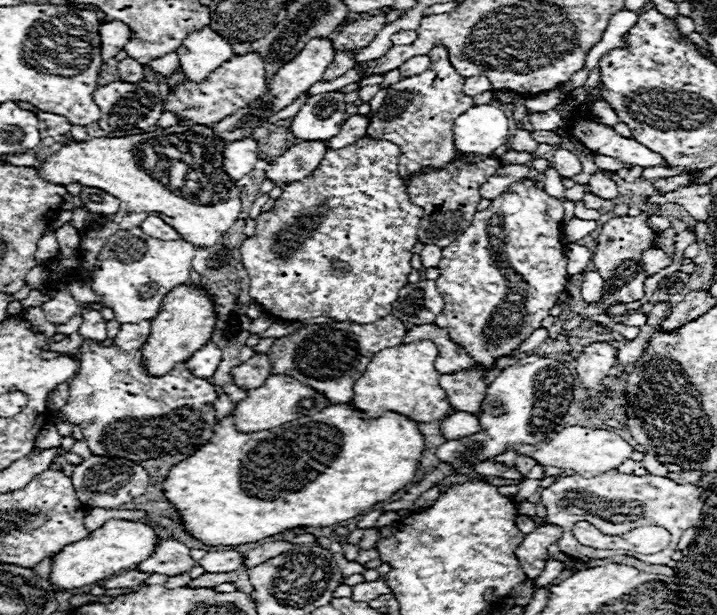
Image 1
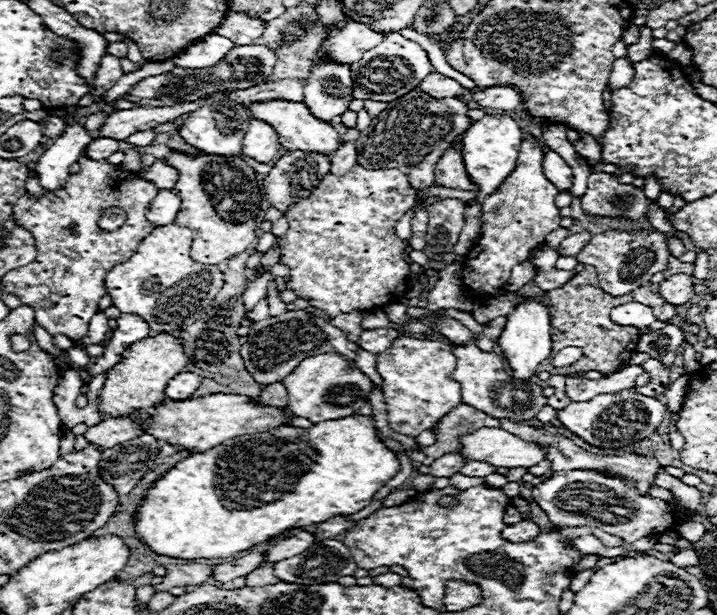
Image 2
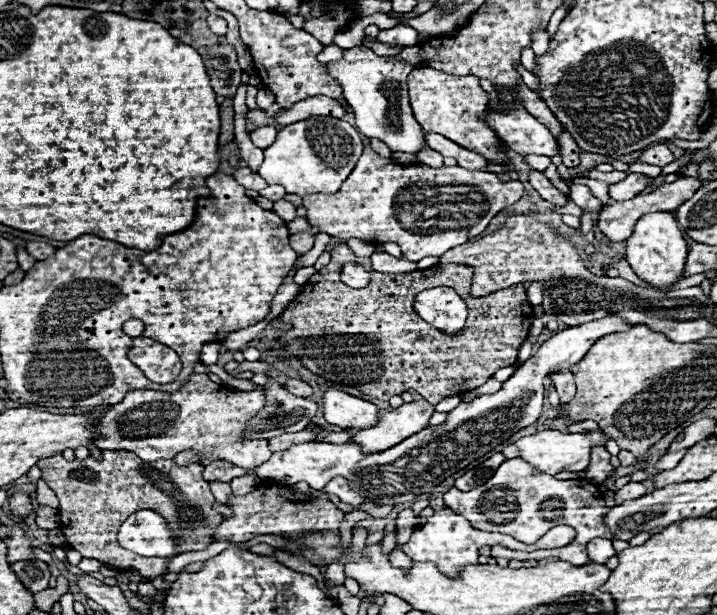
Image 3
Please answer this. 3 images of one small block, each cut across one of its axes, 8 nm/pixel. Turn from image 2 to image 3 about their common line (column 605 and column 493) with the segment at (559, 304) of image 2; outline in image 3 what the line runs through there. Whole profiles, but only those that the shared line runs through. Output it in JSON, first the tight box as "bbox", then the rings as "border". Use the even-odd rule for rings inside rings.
{"bbox":[278,244,534,404],"border":[[[346,244],[334,246],[330,254],[332,254],[332,262],[326,268],[318,270],[302,286],[302,292],[288,304],[288,308],[280,316],[280,320],[288,324],[290,330],[282,332],[278,336],[278,342],[284,346],[288,354],[304,360],[302,362],[304,368],[308,368],[312,374],[322,376],[324,380],[330,380],[332,384],[338,386],[360,386],[356,390],[362,390],[366,396],[378,400],[390,400],[392,396],[400,396],[402,392],[416,390],[430,404],[438,404],[446,396],[456,396],[482,386],[488,378],[492,378],[492,374],[498,368],[516,364],[518,348],[528,338],[528,330],[532,326],[532,316],[534,316],[532,306],[526,300],[524,284],[516,284],[492,292],[488,296],[474,298],[470,296],[474,268],[466,268],[460,264],[436,264],[428,270],[416,270],[408,274],[384,274],[384,272],[374,272],[370,266],[370,258],[354,256],[354,252]],[[348,262],[356,262],[372,274],[372,280],[368,282],[366,288],[350,288],[340,280],[342,266]],[[436,286],[454,288],[468,304],[466,328],[462,328],[462,332],[458,332],[456,336],[446,336],[444,332],[438,332],[430,324],[422,322],[420,316],[414,312],[414,304],[412,304],[414,296],[426,288],[436,288]],[[344,334],[356,334],[368,338],[326,338],[326,336],[344,336]]]}

